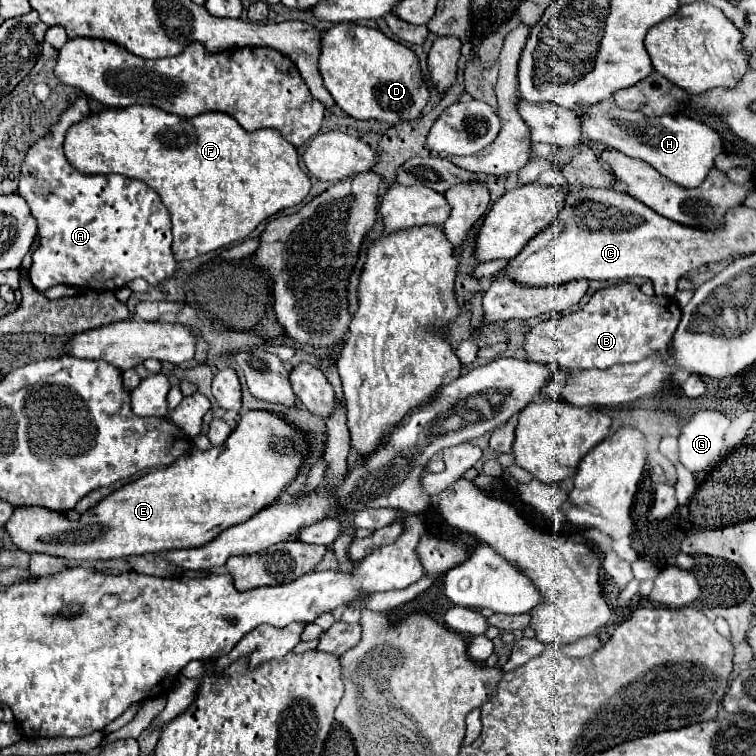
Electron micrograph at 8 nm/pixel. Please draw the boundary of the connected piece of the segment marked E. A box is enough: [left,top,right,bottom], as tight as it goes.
[7,409,311,561]

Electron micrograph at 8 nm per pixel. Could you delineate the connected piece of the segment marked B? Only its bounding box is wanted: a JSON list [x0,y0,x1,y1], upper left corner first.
[523,281,681,369]

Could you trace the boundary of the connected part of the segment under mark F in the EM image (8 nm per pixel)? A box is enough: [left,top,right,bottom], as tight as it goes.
[63,105,311,261]

